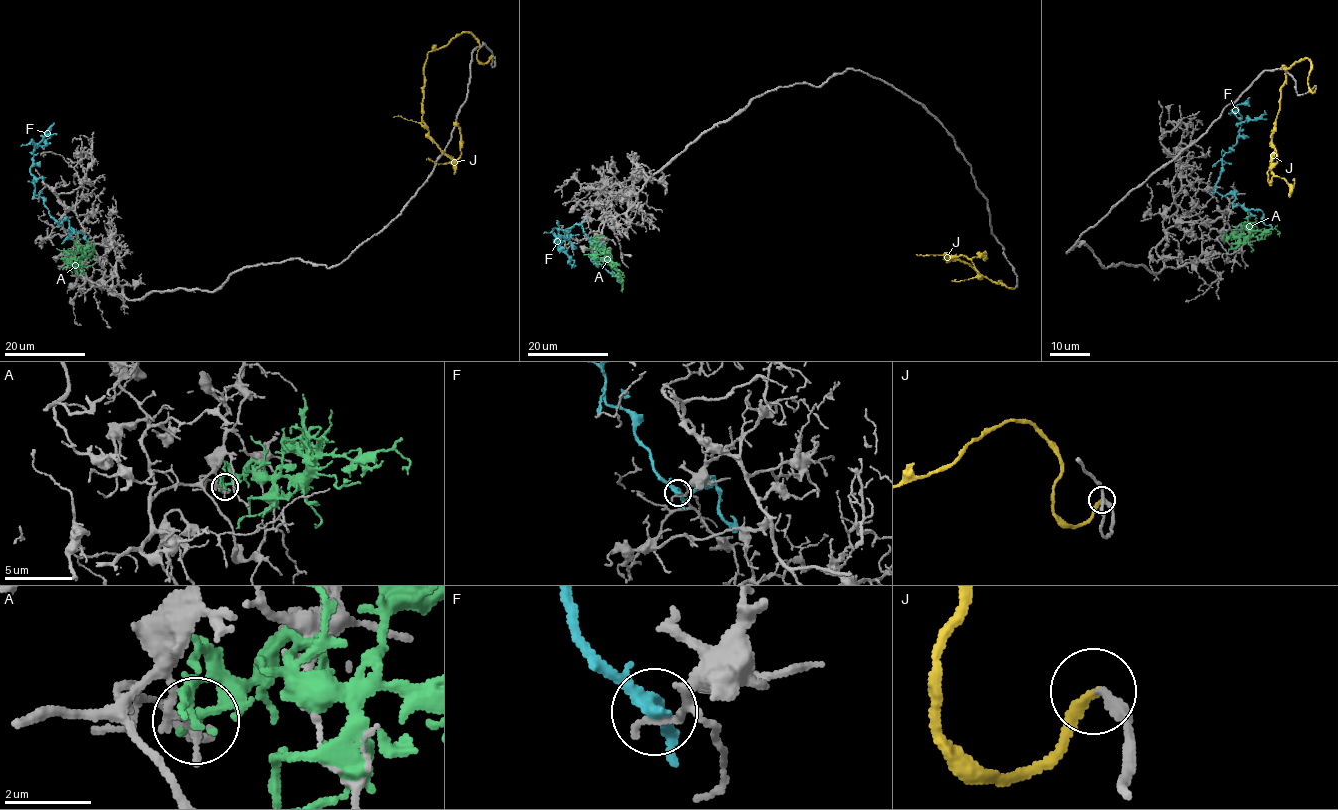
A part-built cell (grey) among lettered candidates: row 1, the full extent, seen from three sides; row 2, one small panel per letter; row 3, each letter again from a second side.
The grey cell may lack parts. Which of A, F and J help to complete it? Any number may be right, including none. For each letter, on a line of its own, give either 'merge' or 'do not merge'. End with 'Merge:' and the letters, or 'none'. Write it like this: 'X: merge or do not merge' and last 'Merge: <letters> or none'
A: do not merge
F: do not merge
J: merge
Merge: J

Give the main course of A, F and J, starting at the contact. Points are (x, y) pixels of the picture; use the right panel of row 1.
A: (1224, 239), (1233, 233), (1248, 236), (1255, 231), (1271, 228), (1275, 228), (1279, 236)
F: (1212, 192), (1223, 169), (1222, 156), (1236, 143), (1241, 114), (1236, 106), (1249, 97)
J: (1315, 85), (1313, 92), (1308, 59), (1286, 70), (1271, 140), (1270, 180), (1268, 171), (1277, 162), (1270, 141)

